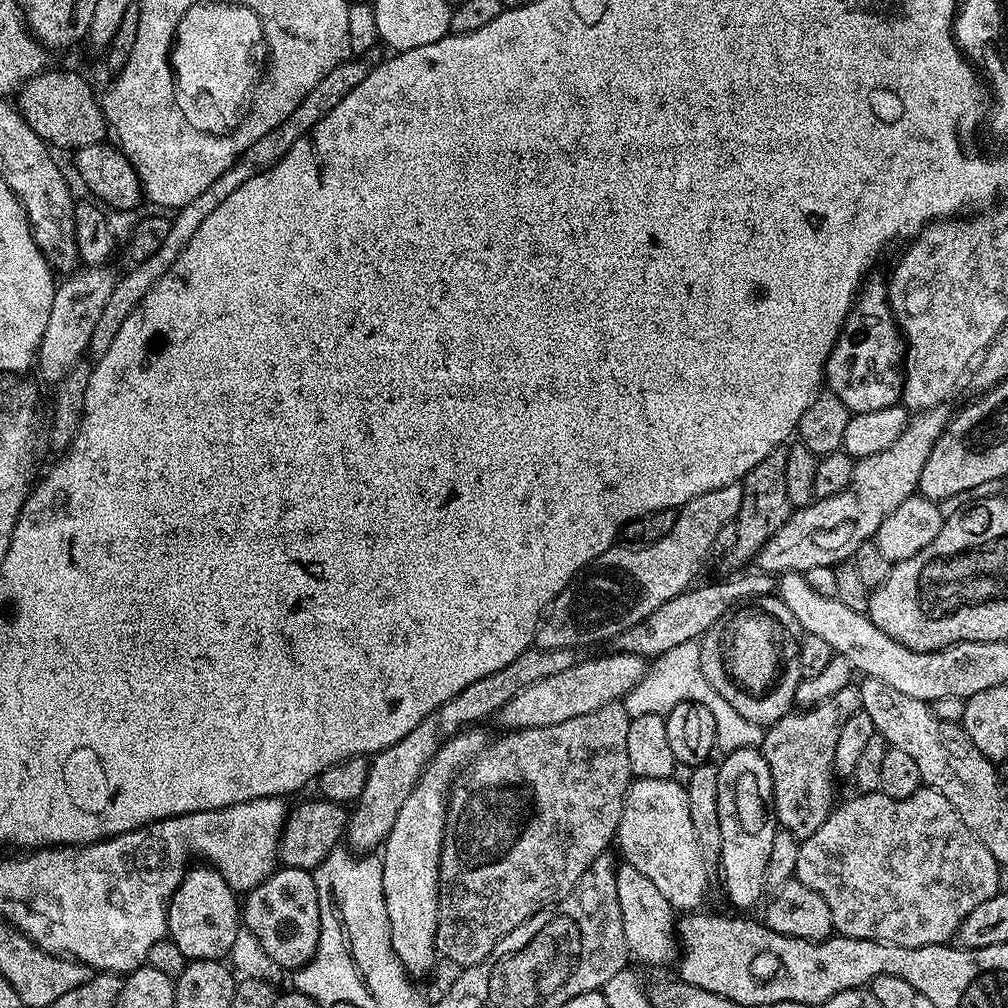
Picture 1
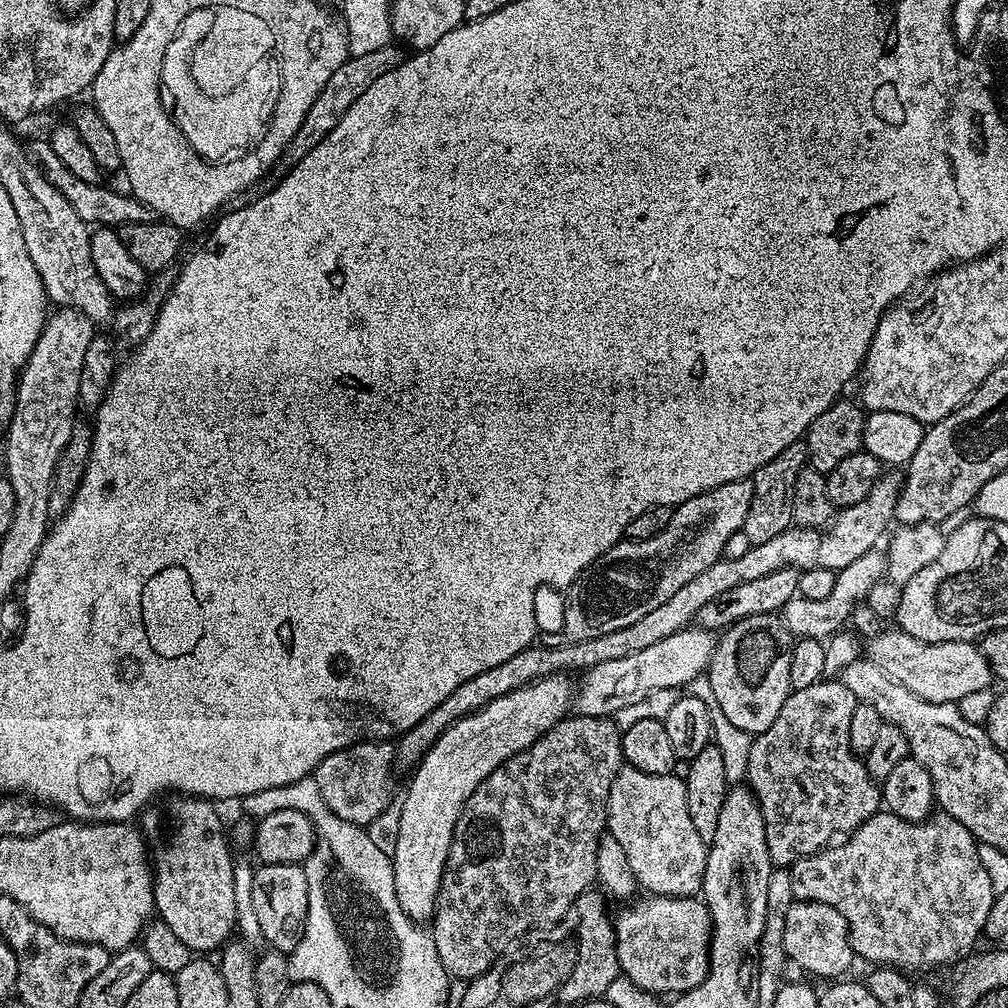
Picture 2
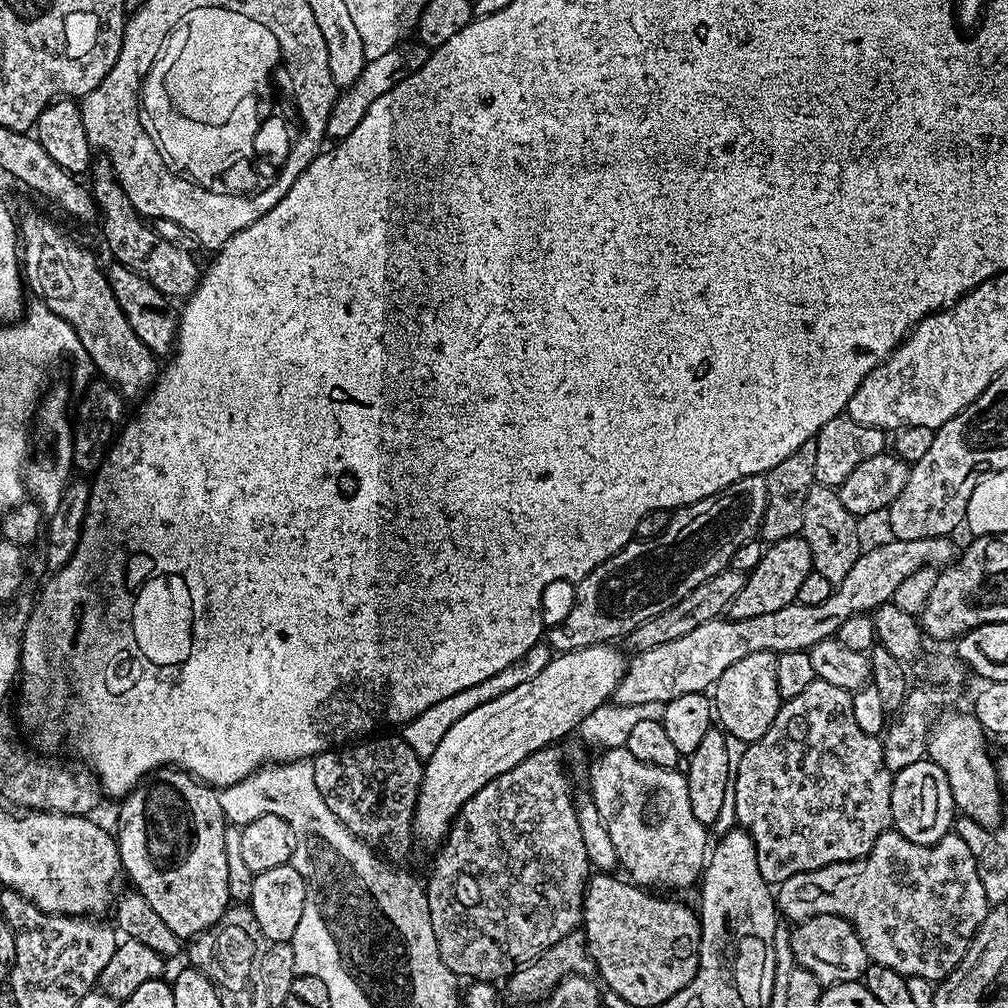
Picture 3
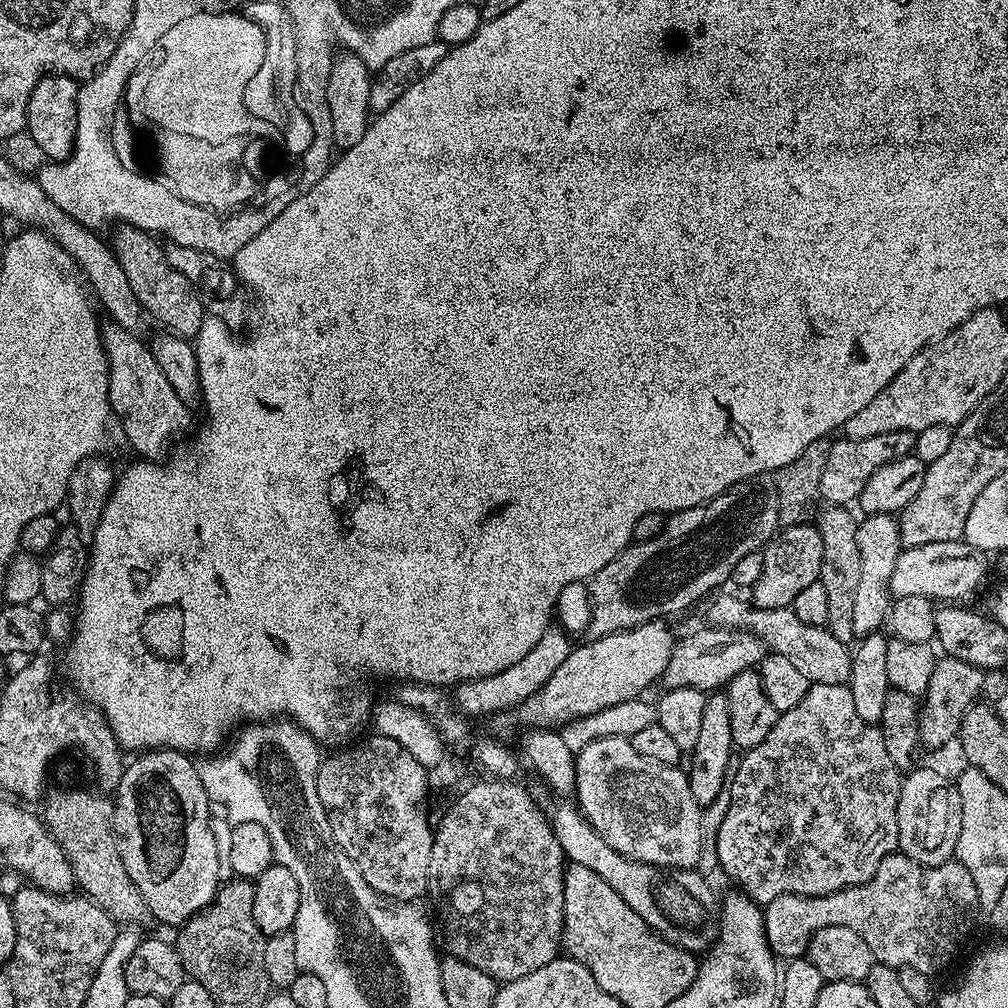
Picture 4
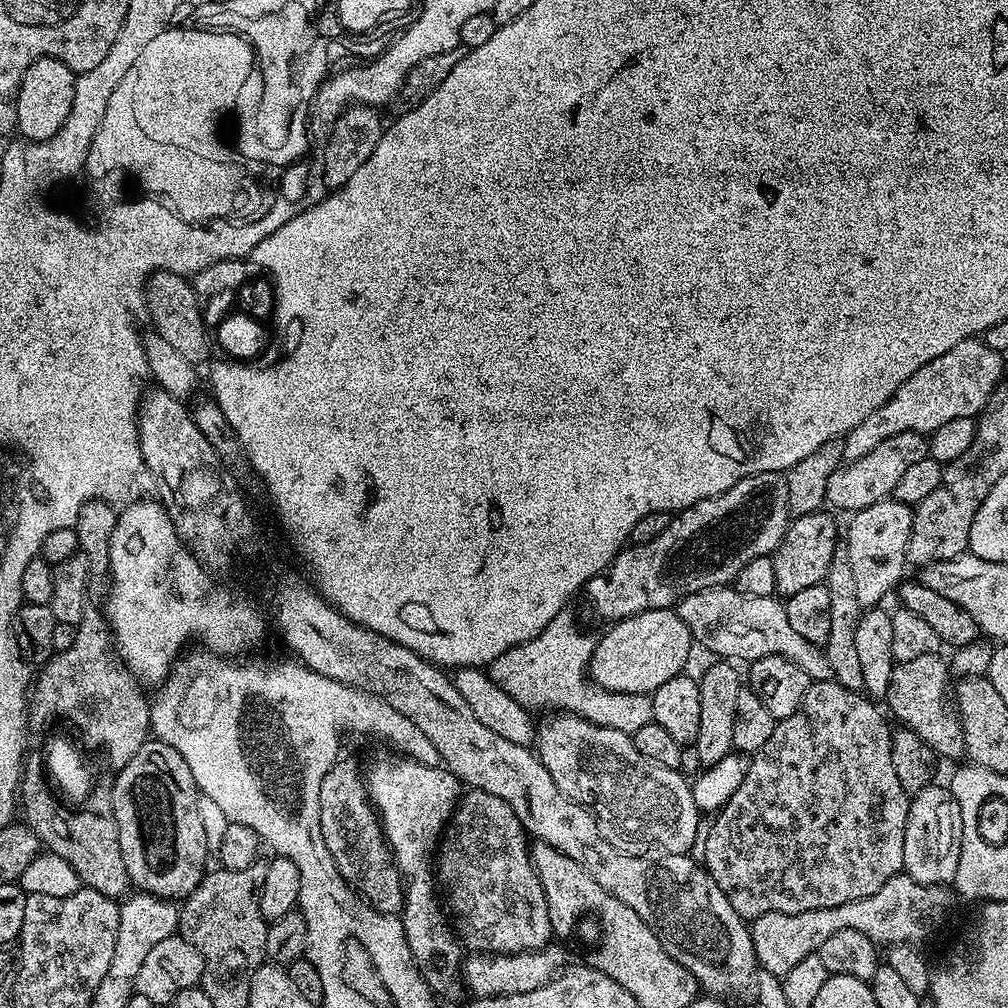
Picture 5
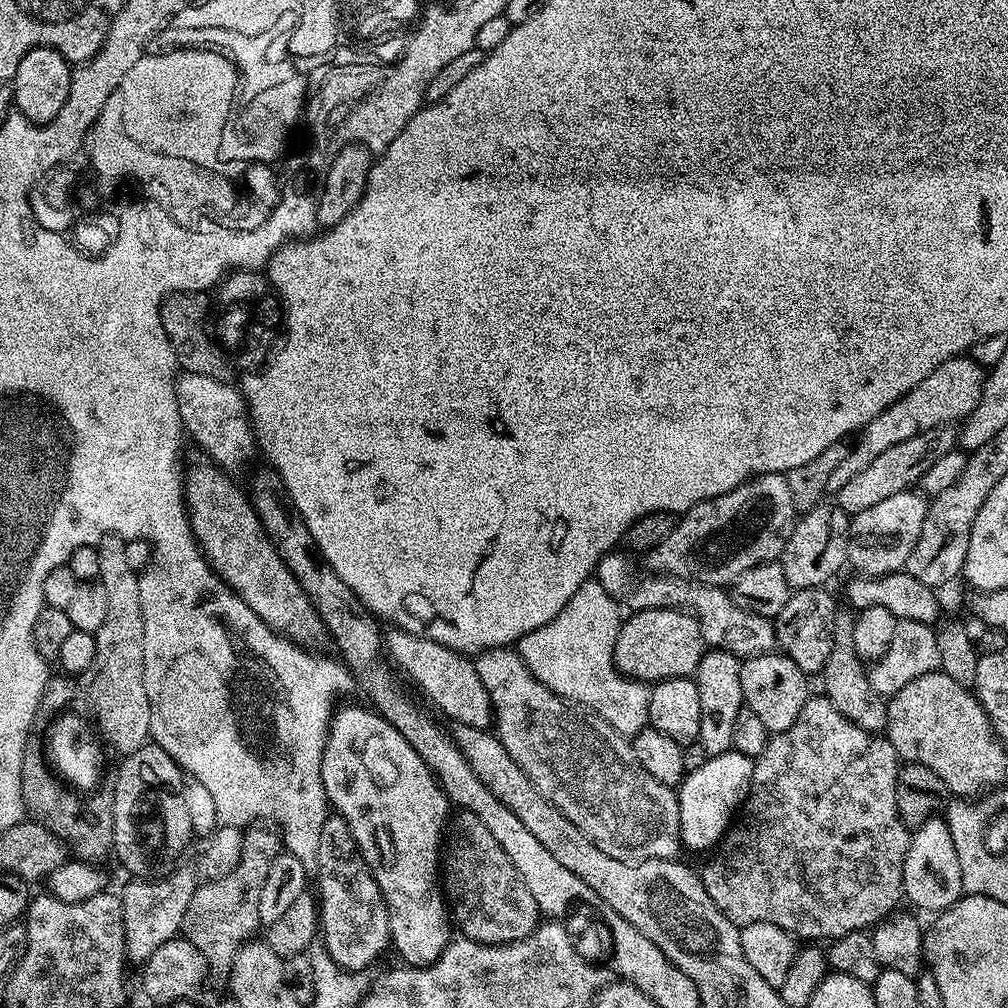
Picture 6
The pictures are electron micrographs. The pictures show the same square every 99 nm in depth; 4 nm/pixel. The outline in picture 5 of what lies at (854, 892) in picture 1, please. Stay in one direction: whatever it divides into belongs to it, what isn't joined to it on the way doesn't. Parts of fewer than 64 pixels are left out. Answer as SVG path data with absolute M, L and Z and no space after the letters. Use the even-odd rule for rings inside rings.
M901 874L890 878L890 882L886 882L886 886L882 886L882 890L878 890L861 900L855 900L853 904L843 904L826 910L808 910L806 914L767 912L751 921L750 924L752 945L756 951L756 962L769 976L782 978L790 970L794 970L794 966L798 966L798 962L802 962L802 958L817 955L822 942L826 942L826 938L831 938L842 930L858 930L858 934L866 934L866 938L873 940L877 946L923 945L923 940L930 939L943 926L944 919L947 918L948 911L952 908L953 893L951 891L948 893L948 891L947 887L939 884L919 884L914 882L914 878Z

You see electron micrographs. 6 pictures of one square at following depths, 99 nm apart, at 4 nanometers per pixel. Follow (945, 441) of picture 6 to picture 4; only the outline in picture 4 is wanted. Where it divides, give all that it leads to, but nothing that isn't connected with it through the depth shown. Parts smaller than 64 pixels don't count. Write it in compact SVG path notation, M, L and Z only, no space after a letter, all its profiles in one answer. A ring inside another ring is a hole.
M891 432L861 440L839 439L832 440L830 458L826 458L826 467L822 469L820 499L828 506L848 506L851 500L852 503L859 501L862 486L870 482L870 474L874 474L874 470L894 462L899 456L909 455L916 447L915 432Z

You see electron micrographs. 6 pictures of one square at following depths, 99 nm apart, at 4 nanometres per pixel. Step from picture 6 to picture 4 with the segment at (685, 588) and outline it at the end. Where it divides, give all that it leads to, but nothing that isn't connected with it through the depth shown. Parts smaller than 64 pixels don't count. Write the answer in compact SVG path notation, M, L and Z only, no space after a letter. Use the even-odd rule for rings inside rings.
M713 595L707 601L709 604L704 616L711 627L735 628L754 633L771 651L786 654L786 658L790 658L790 662L794 662L794 666L802 674L806 674L806 678L812 684L847 684L852 652L849 645L838 642L838 638L834 638L834 634L829 632L827 627L810 626L786 608L766 610L753 606L747 599L744 601L736 596L720 595Z

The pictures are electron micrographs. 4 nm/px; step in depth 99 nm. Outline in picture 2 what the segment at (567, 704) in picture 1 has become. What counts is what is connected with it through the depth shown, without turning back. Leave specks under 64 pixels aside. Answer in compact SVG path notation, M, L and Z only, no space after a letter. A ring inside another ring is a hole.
M689 626L662 638L662 642L654 642L654 646L646 650L638 650L638 654L626 654L626 658L611 662L598 662L579 677L580 684L578 680L574 692L575 711L581 716L612 718L618 710L622 710L622 706L634 706L634 702L642 702L654 694L654 690L683 689L683 684L699 676L701 679L707 673L717 643L717 637L709 629Z

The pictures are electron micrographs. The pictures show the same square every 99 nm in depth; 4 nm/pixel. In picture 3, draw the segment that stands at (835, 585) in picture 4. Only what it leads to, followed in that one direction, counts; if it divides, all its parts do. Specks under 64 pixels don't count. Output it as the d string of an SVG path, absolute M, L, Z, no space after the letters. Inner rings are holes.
M813 482L806 494L806 503L802 505L802 535L810 546L812 567L822 574L826 582L837 585L850 574L854 562L858 562L862 551L860 528L857 517L851 516L842 506L840 493L835 488Z

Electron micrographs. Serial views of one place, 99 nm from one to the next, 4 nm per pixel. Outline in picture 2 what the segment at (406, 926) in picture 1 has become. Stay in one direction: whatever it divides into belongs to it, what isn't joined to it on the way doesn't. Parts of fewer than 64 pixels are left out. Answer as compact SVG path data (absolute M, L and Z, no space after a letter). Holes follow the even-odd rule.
M564 674L547 676L533 684L527 684L525 688L502 694L502 698L494 698L494 702L490 702L482 710L471 712L456 724L449 726L416 765L411 773L413 776L408 784L408 793L400 804L400 817L396 820L396 845L390 848L394 894L398 898L398 906L402 906L402 910L413 922L424 922L427 916L429 919L435 913L436 896L440 892L446 858L450 854L454 826L470 794L474 794L480 783L491 772L502 768L511 756L517 756L522 750L526 750L538 738L542 738L542 734L549 732L556 723L569 715L574 704L574 684L568 680L571 679Z

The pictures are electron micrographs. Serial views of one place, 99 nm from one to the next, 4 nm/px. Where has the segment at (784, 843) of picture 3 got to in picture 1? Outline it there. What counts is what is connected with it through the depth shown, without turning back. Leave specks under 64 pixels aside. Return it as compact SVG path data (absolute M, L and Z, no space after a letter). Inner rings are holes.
M851 683L838 690L838 694L830 694L830 698L815 708L789 711L781 720L767 725L762 751L766 766L770 766L774 819L783 831L803 838L814 834L826 822L837 799L834 750L838 750L838 734L842 734L842 726L846 726L850 714L859 711L860 690Z

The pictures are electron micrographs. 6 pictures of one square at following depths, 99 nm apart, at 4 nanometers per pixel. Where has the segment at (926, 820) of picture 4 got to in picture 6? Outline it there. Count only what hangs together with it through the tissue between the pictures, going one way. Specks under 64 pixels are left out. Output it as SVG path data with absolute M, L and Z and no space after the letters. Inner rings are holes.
M931 818L911 833L908 842L908 853L904 863L904 896L916 908L924 912L939 914L951 908L952 903L965 895L962 886L962 866L958 866L958 853L954 850L954 842L950 838L947 819Z

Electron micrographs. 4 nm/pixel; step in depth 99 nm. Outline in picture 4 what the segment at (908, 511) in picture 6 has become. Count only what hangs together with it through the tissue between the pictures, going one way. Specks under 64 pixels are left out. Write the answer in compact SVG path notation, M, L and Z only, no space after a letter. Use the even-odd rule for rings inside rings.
M865 515L863 519L859 521L856 529L862 570L862 578L858 578L858 591L854 593L854 637L856 638L881 631L888 624L890 611L888 579L890 574L894 574L894 562L898 562L898 554L902 551L900 521L895 515Z

